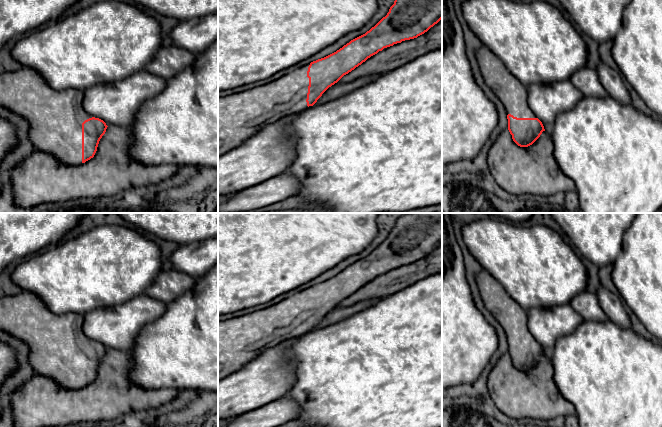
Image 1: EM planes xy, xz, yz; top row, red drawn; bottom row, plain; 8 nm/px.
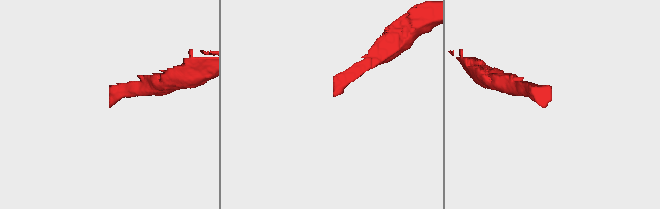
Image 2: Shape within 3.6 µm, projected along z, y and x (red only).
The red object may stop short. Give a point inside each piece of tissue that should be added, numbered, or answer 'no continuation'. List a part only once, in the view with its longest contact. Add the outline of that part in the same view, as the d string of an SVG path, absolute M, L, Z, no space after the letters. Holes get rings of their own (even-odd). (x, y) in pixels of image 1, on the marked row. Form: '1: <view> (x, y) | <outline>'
1: xy (55, 116) | M21 68L12 72L0 73L0 105L10 113L16 113L28 120L30 130L28 138L36 150L46 152L65 165L82 164L82 123L92 118L83 108L84 90L55 90L43 79L40 73L31 68Z

